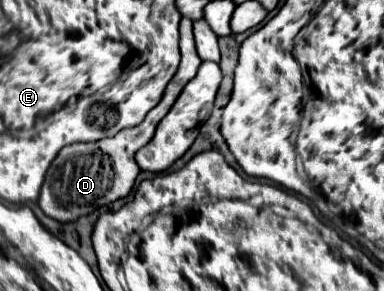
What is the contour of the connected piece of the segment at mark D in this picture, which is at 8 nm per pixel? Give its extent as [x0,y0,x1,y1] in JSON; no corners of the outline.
[38,19,202,223]

